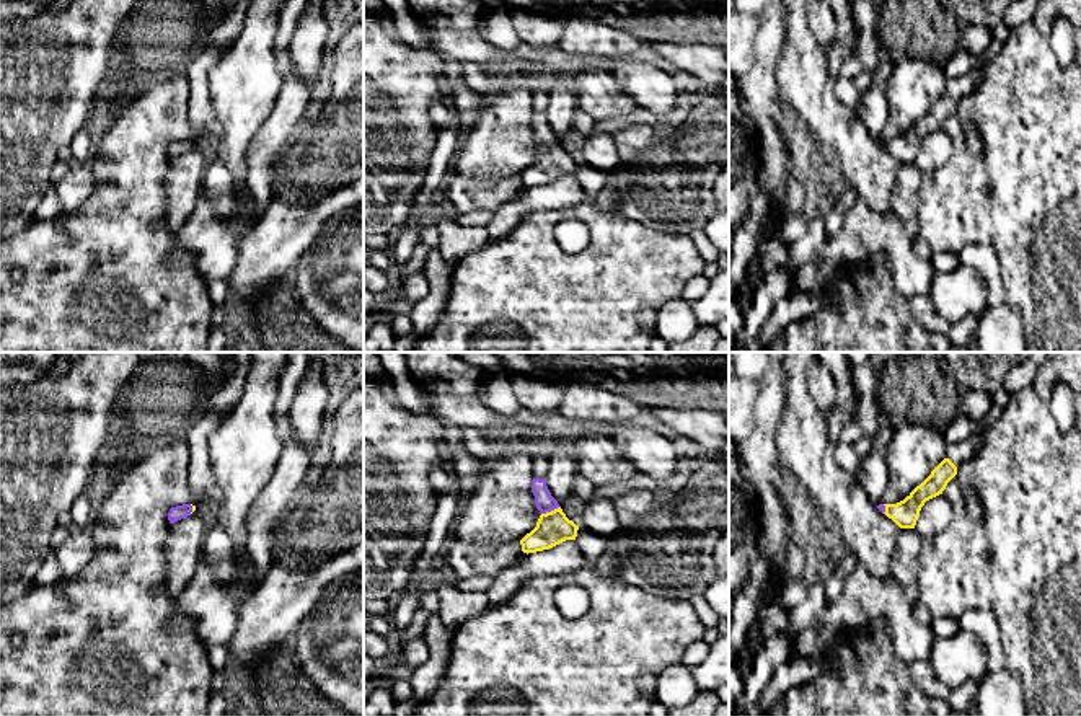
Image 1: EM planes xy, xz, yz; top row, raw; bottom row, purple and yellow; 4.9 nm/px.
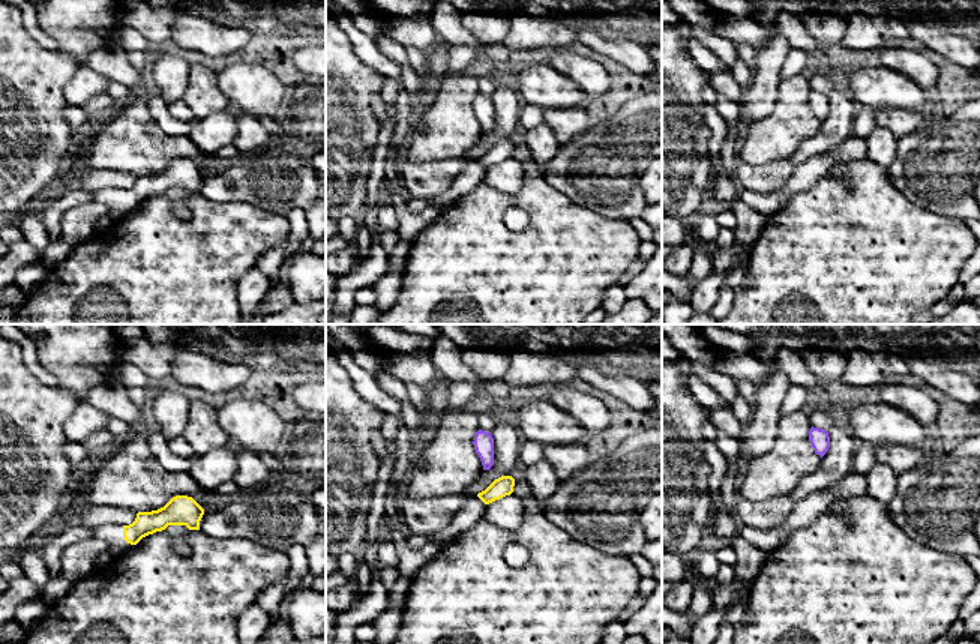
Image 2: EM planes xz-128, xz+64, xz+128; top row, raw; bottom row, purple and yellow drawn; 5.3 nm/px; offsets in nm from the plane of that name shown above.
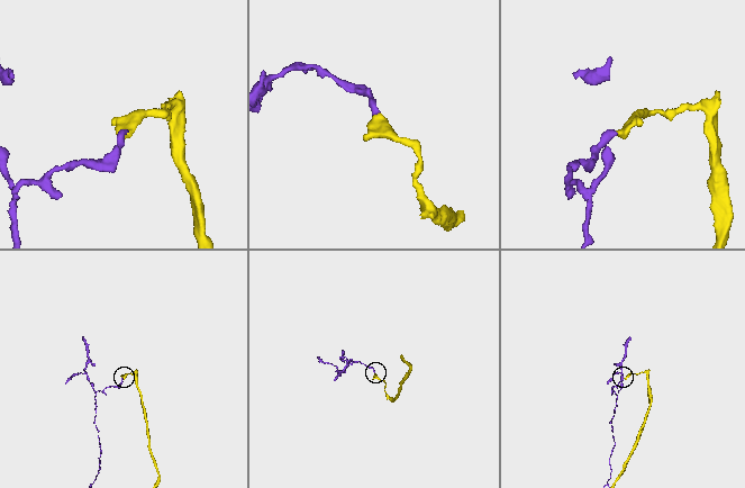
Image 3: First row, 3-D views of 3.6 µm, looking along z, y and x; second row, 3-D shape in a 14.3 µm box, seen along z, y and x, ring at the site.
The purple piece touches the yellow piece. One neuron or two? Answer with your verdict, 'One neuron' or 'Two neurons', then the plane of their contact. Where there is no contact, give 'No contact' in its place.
One neuron. Touches purple in xz

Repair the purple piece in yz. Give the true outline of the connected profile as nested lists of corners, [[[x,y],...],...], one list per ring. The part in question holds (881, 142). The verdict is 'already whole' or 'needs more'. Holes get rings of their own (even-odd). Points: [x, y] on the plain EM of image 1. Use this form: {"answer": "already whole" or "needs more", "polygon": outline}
{"answer": "needs more", "polygon": [[[944,93],[931,109],[897,139],[879,139],[877,144],[900,163],[915,163],[920,145],[926,135],[942,129],[947,117],[957,109],[957,101]]]}

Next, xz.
{"answer": "needs more", "polygon": [[[533,113],[532,127],[541,147],[536,161],[522,175],[523,188],[549,184],[566,175],[576,175],[579,160],[566,152],[558,135],[551,130],[546,114]]]}

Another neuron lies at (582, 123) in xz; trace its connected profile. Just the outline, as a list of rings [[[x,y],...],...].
[[[577,109],[572,117],[572,130],[576,130],[582,137],[589,137],[592,135],[595,122],[597,121],[592,116]]]

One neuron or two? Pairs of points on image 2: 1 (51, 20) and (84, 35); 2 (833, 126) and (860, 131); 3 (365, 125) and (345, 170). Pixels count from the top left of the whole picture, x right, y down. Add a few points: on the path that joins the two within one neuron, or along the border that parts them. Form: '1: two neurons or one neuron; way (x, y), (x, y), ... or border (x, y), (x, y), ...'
1: one neuron; way (59, 20), (69, 20), (77, 27)
2: two neurons; border (857, 104), (851, 134)
3: one neuron; way (354, 135), (345, 144), (345, 159)

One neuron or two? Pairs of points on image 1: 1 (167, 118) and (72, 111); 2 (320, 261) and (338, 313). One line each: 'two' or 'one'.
1: two
2: one

